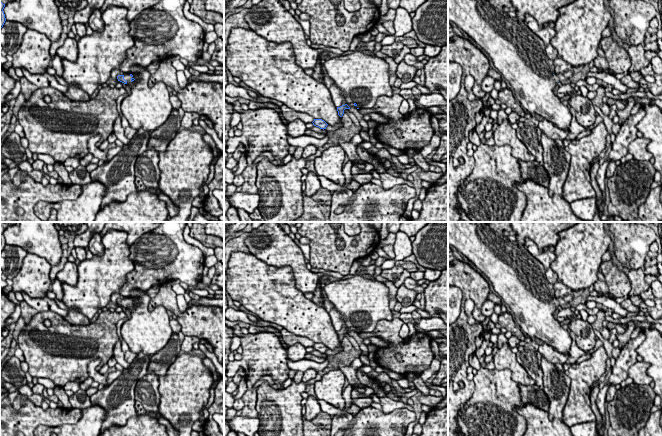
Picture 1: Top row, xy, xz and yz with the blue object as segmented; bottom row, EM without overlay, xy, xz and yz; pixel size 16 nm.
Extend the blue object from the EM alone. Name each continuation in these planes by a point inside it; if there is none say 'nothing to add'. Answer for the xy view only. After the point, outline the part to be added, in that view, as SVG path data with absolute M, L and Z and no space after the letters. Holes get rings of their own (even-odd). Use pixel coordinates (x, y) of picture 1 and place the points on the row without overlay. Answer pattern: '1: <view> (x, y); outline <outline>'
1: xy (145, 331); outline M131 291L124 303L131 311L130 318L121 327L121 335L129 350L135 354L143 352L152 356L163 349L173 333L166 308L148 310L150 297L147 292Z

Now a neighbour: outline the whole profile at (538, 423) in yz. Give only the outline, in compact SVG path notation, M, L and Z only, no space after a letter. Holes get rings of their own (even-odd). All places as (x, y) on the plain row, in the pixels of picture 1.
M524 404L516 411L527 421L524 436L572 436L570 427L558 418L549 419L548 412L532 404Z

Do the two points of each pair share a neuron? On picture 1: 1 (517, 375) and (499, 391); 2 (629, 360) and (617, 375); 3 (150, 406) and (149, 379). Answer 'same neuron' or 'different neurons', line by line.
1: different neurons
2: same neuron
3: same neuron

